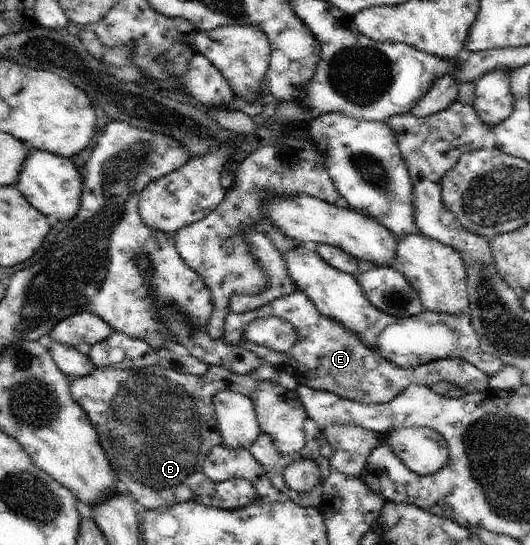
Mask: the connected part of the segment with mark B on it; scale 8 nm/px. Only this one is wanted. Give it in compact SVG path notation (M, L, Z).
M264 363L255 369L251 375L237 375L225 367L210 366L201 376L185 375L177 370L153 366L147 369L119 369L95 368L93 373L74 379L71 383L71 397L85 411L93 429L99 435L101 447L111 461L113 473L117 473L119 488L130 494L134 501L141 503L145 509L169 509L175 503L195 501L199 505L237 511L246 505L253 505L258 499L254 485L241 478L215 481L203 469L203 463L211 448L221 444L221 431L213 405L213 396L218 391L231 390L243 394L248 398L257 389L259 381L272 381L283 385L285 389L297 391L299 383L296 378L274 365Z

